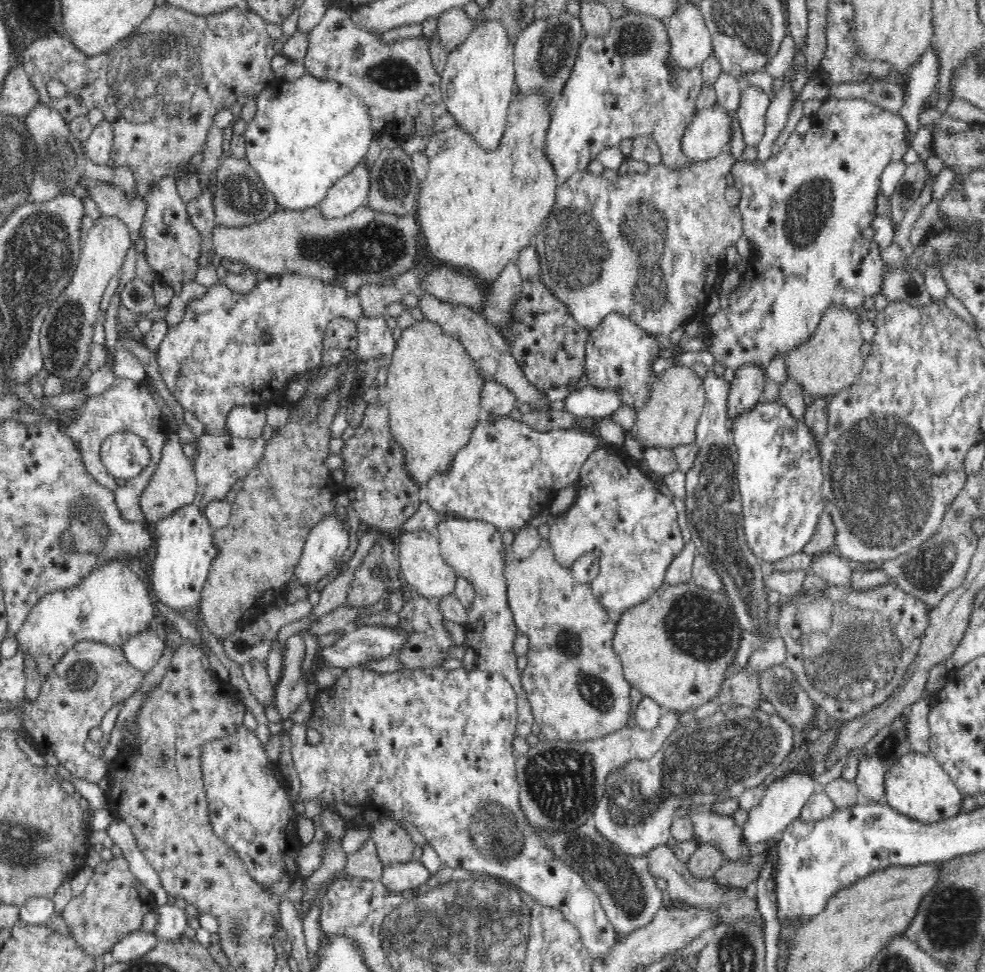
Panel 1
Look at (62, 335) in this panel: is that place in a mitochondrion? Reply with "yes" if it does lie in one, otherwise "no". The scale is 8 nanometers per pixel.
yes

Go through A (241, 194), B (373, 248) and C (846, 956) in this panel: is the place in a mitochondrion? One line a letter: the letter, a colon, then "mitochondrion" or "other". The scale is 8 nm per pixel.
A: mitochondrion
B: mitochondrion
C: other

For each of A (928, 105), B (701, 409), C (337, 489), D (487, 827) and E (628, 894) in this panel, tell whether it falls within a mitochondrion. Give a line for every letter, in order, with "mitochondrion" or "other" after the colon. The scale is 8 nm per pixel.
A: other
B: other
C: other
D: mitochondrion
E: mitochondrion

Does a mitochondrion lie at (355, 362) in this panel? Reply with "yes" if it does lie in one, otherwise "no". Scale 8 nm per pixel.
no

